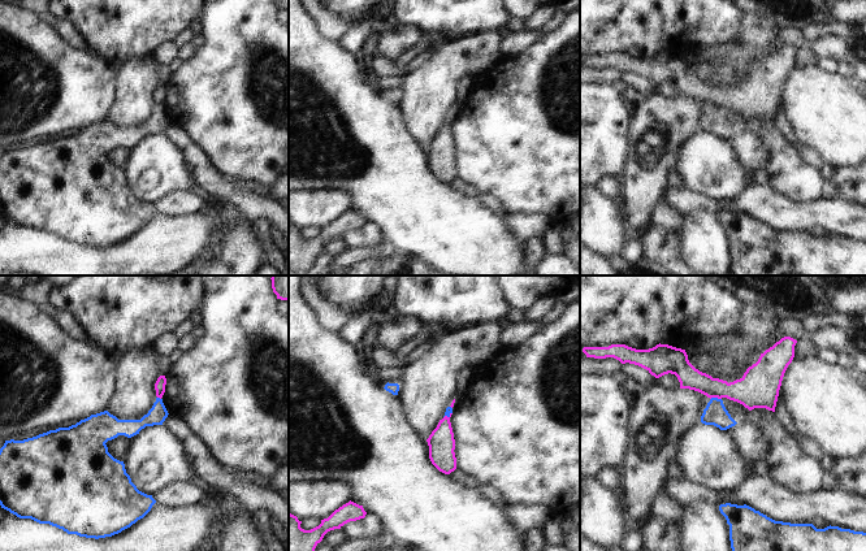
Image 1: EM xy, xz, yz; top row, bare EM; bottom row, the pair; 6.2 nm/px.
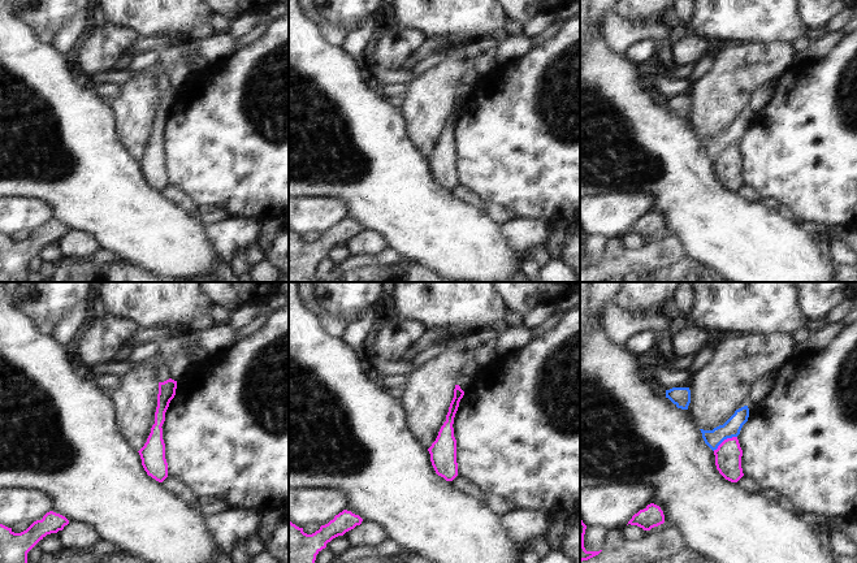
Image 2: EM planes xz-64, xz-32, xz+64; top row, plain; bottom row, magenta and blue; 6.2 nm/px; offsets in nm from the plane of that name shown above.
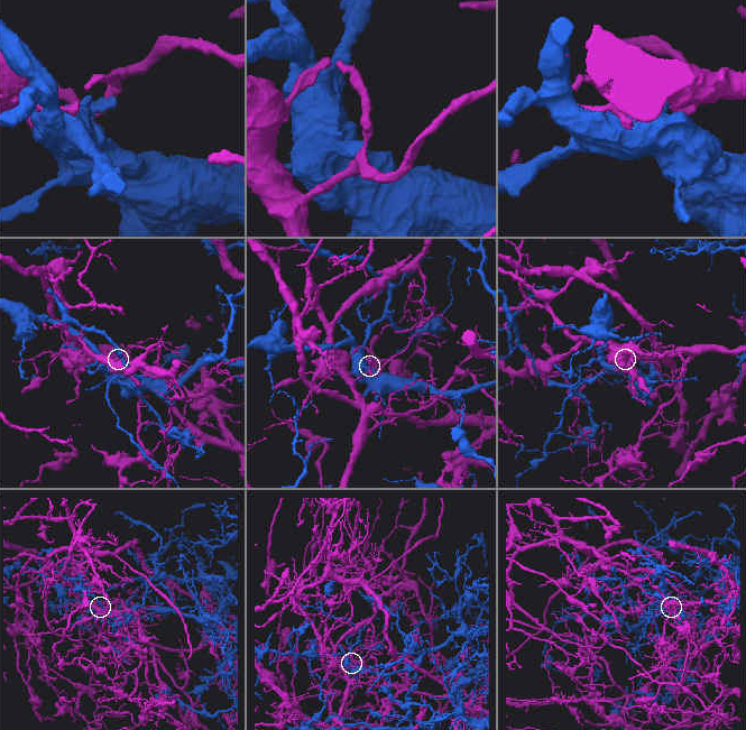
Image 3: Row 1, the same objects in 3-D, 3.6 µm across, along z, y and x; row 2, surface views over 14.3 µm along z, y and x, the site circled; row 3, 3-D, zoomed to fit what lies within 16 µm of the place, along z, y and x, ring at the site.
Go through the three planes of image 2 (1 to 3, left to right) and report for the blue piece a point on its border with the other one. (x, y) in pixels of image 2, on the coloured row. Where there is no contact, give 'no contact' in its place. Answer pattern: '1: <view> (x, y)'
1: no contact
2: no contact
3: xz+64 (725, 440)

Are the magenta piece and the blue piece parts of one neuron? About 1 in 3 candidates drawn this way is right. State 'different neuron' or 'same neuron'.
different neuron

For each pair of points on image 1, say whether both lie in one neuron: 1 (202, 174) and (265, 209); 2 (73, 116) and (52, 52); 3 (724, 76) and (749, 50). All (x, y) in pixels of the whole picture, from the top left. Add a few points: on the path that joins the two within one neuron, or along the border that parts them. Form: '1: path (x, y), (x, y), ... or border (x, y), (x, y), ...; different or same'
1: path (217, 186), (250, 205); same
2: path (73, 100), (61, 85), (61, 73), (57, 68); same
3: path (731, 69), (743, 56); same

